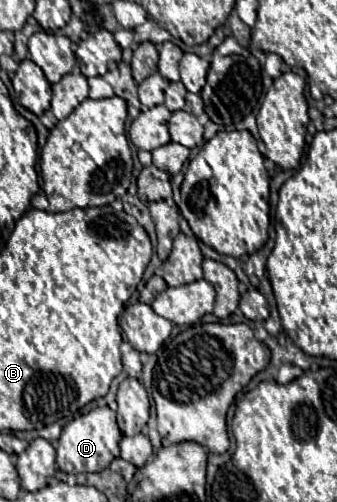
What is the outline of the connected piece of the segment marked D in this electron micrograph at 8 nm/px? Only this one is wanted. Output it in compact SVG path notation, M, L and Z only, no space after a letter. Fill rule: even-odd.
M109 406L93 408L87 414L81 414L79 418L63 426L57 446L57 466L67 474L101 472L111 464L113 458L119 456L119 440L121 432L115 422L115 412Z

